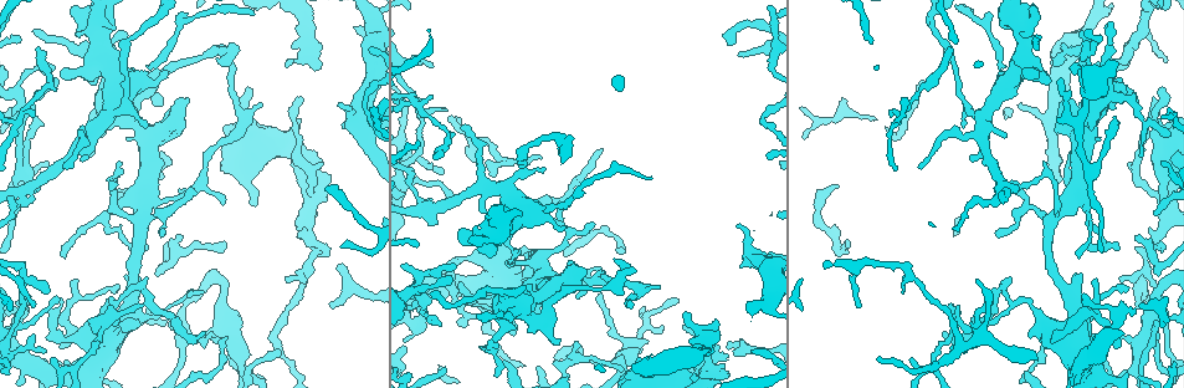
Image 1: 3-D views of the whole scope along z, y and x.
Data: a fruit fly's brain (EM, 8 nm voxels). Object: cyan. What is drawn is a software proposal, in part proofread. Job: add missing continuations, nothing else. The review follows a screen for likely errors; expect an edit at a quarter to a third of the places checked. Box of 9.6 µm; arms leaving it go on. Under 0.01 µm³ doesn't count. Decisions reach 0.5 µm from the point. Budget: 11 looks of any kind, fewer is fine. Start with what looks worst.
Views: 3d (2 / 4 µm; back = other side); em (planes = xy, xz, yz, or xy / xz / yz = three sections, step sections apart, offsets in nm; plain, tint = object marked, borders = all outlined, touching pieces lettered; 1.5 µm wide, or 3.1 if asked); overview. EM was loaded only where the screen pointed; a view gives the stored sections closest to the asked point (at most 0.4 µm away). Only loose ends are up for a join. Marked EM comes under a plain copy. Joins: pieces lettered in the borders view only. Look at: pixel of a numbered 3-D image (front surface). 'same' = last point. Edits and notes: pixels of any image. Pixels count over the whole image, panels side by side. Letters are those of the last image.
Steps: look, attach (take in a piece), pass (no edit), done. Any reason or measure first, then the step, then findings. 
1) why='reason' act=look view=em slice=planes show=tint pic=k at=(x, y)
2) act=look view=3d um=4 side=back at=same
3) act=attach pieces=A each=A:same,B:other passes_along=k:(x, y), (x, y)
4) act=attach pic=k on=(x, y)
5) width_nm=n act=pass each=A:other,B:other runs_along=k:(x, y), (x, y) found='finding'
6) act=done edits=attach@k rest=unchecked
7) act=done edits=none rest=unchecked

why='an open end' act=look view=em slice=yz step=4 show=borders pic=1 at=(188, 99)

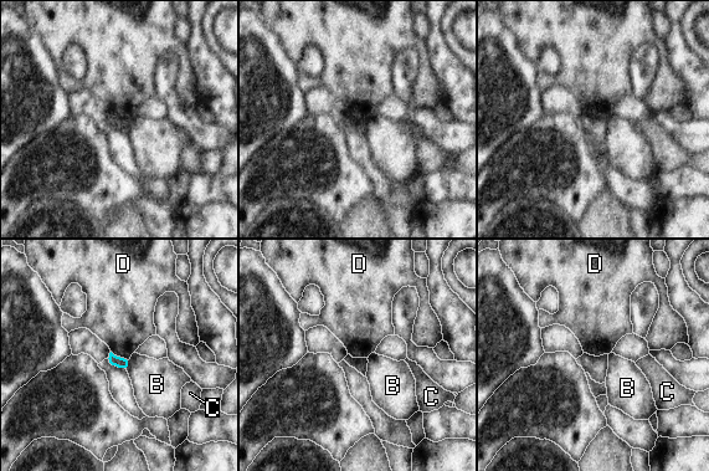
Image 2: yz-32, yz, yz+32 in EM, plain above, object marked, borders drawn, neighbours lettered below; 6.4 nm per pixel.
act=look view=em slice=planes show=borders at=same

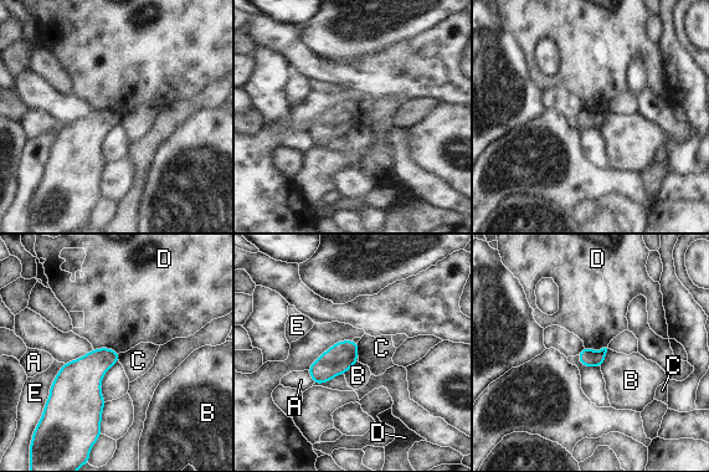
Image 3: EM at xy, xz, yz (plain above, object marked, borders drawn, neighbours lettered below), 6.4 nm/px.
act=pass each=A:other,B:other,C:other,D:other,E:other border=3:(93, 348), (112, 348), (118, 353) found='no lettered piece goes on from it'

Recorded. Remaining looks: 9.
why='an open end' act=look view=3d um=2 pic=1 at=(259, 105)

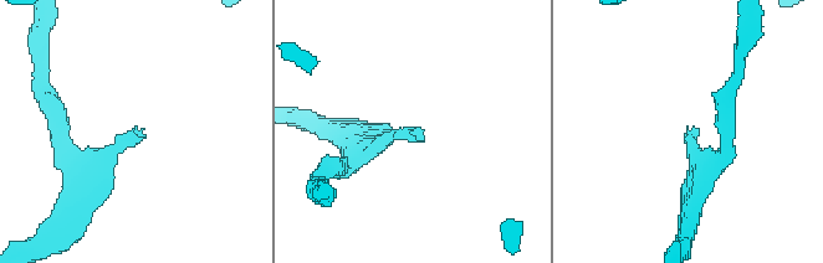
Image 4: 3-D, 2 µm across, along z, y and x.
act=look view=em slice=xz step=8 show=tint pic=4 at=(697, 132)

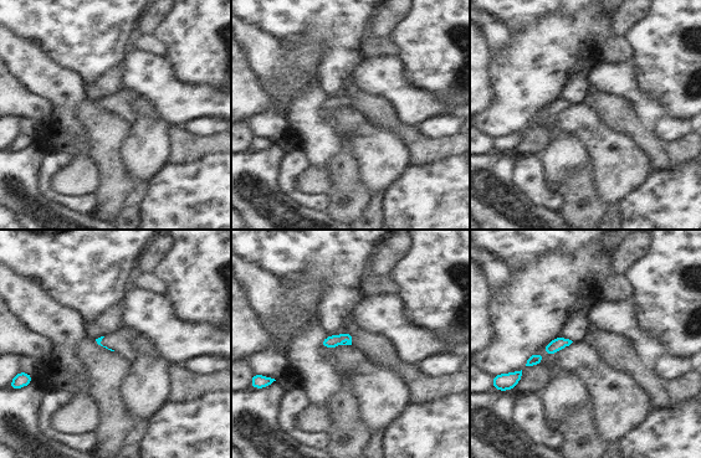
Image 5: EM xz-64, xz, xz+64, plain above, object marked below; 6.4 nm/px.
why='another direction' act=look view=em slice=planes show=borders at=same

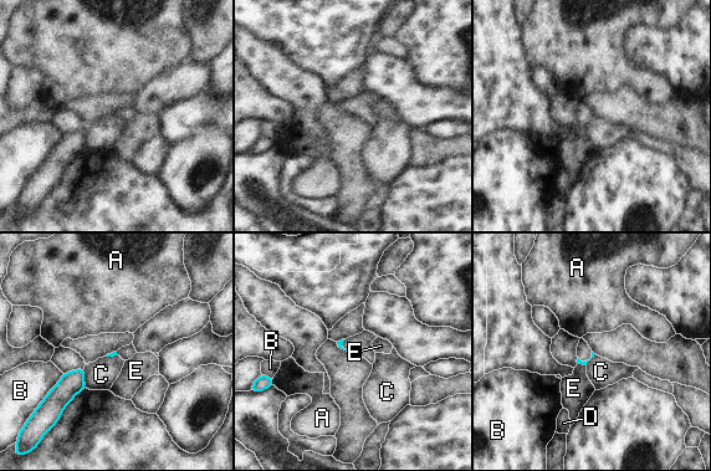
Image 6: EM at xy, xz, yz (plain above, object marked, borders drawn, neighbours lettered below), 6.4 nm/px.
longest_contact=B:220nm act=pass each=A:other,B:other,C:other,D:other,E:other found='no lettered piece goes on from it'

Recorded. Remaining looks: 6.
why='branch stops here' act=look view=em slice=planes show=borders pic=1 at=(485, 346)

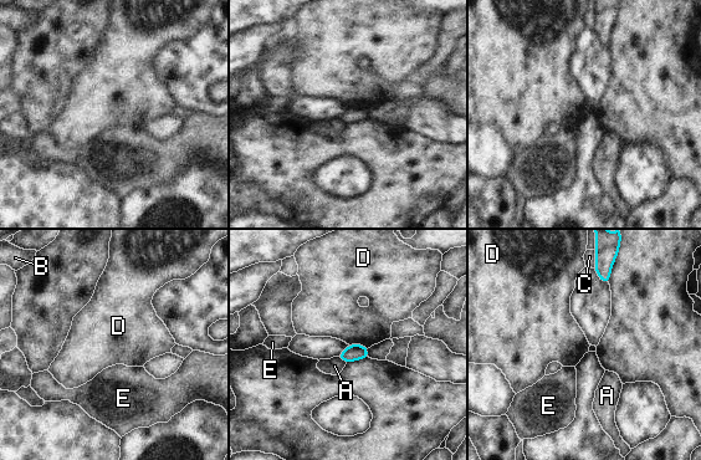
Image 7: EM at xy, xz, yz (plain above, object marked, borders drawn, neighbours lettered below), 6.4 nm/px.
act=pass each=A:other,B:other,C:other,D:other,E:other border=7:(348, 343), (362, 343), (367, 348) found='none of them fits'

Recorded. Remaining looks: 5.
why='tapers out' act=look view=em slice=planes show=borders pic=1 at=(179, 241)

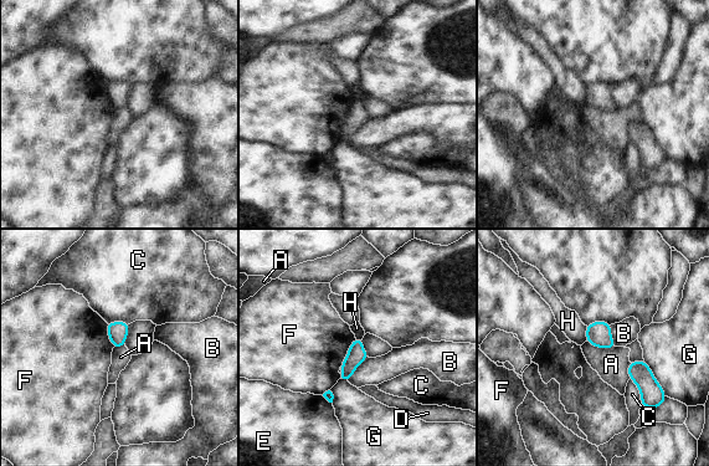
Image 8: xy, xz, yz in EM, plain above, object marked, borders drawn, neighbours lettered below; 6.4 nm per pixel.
act=pass each=A:other,B:other,C:other,D:other,E:other,F:other,G:other,H:other border=8:(586, 341), (597, 347), (616, 347) found='none of them fits'

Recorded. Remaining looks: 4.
act=done edits=none rest=unchecked

